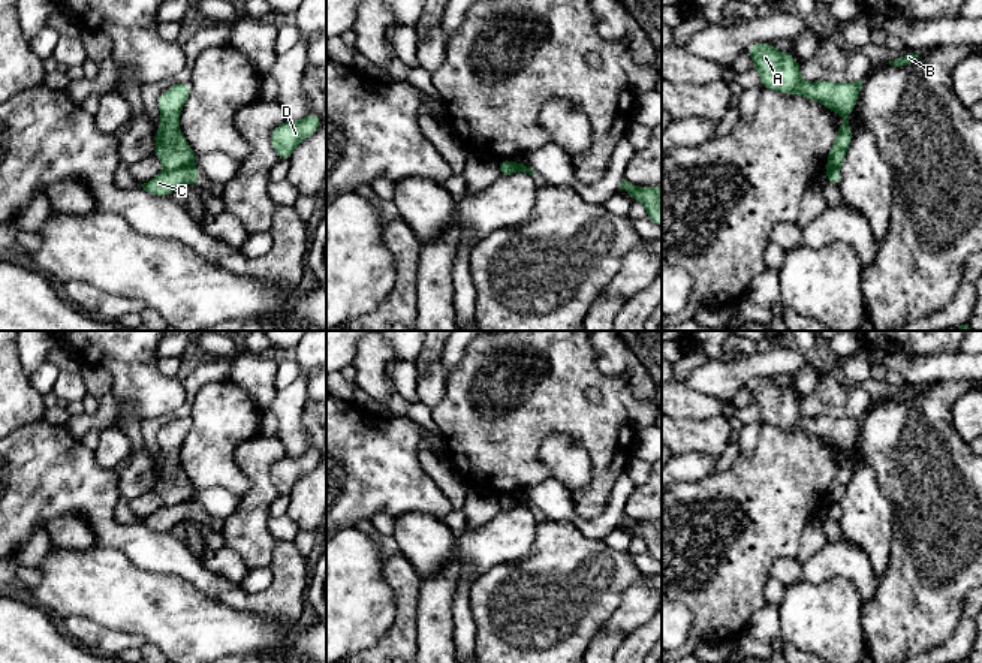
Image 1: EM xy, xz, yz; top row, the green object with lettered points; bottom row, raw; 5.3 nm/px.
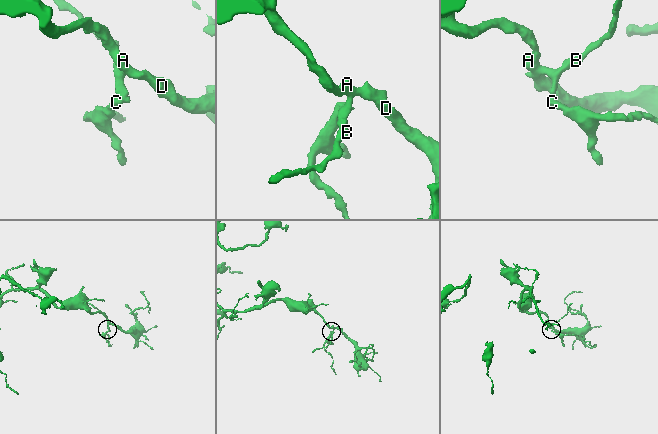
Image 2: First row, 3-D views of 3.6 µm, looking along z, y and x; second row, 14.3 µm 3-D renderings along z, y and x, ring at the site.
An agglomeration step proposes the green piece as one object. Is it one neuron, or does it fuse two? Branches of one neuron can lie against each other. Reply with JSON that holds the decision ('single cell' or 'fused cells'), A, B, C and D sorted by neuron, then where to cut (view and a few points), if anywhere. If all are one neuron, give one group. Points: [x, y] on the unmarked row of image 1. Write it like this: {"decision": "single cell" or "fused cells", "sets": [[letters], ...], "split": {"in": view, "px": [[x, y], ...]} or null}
{"decision": "fused cells", "sets": [["A", "B", "D"], ["C"]], "split": {"in": "xy", "px": [[187, 500], [178, 505], [163, 505]]}}

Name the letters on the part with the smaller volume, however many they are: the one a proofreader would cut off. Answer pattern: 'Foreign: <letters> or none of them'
Foreign: C

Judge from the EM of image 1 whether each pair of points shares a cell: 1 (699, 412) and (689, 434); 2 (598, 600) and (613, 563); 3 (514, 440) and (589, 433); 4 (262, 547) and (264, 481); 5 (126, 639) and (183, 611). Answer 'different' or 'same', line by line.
1: different
2: same
3: same
4: same
5: different

